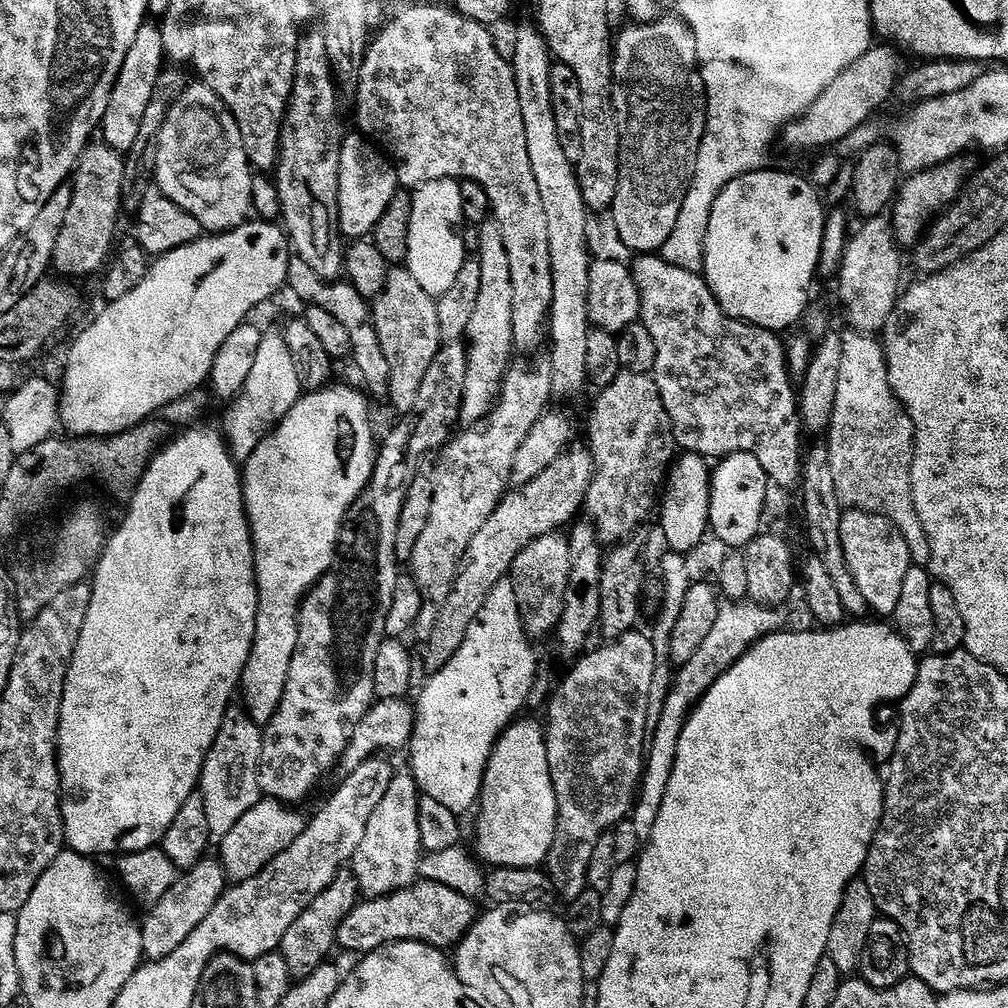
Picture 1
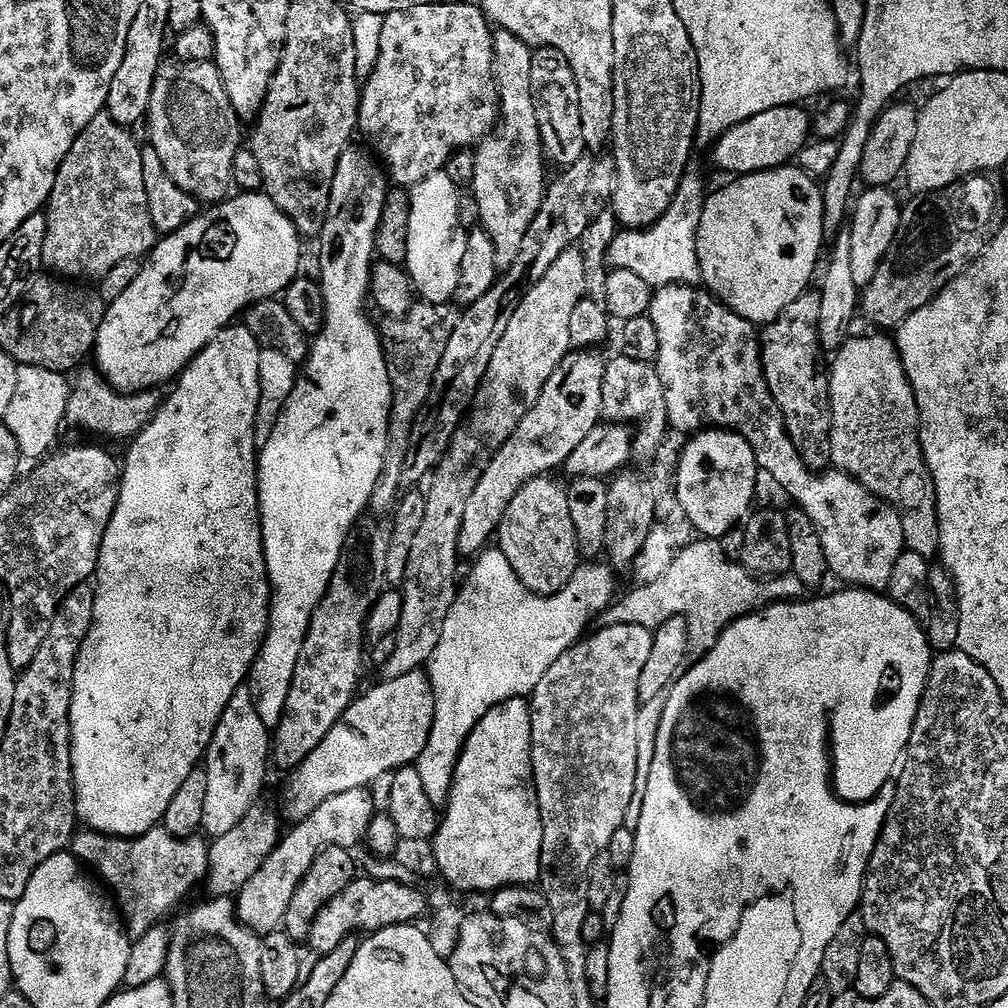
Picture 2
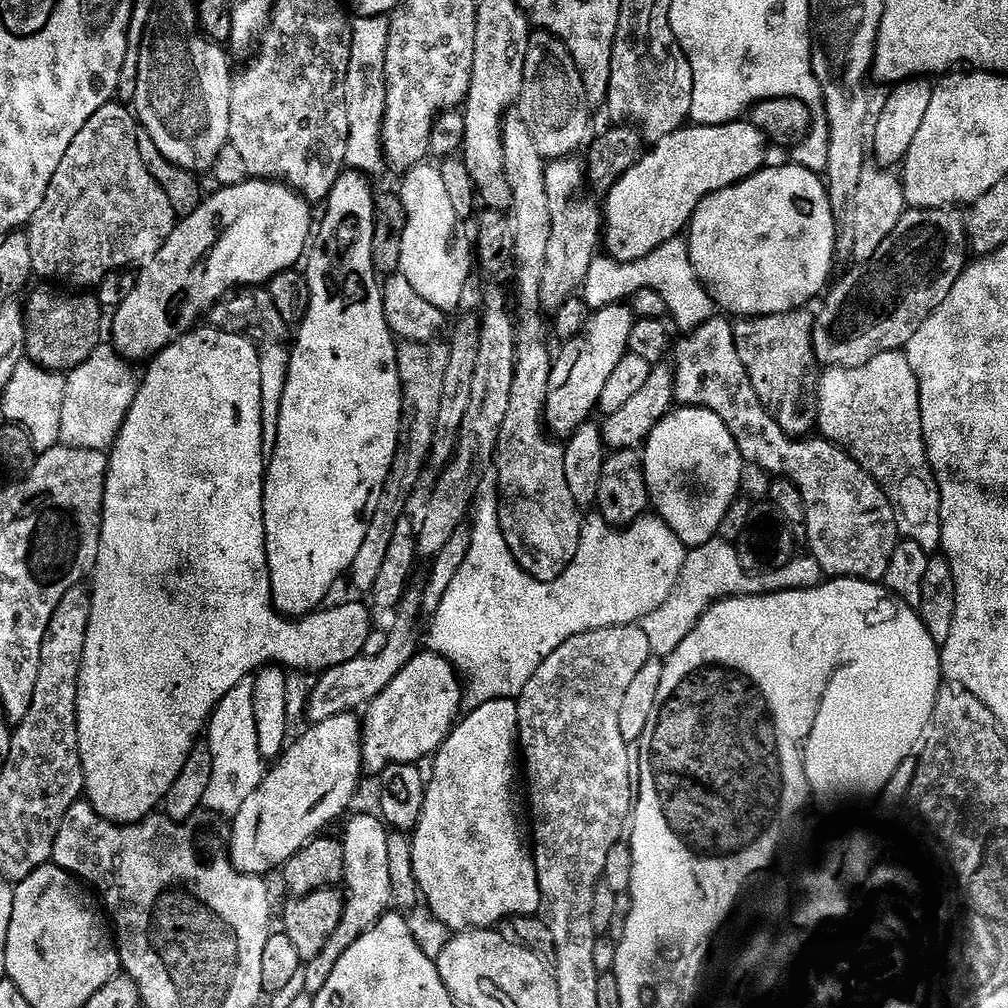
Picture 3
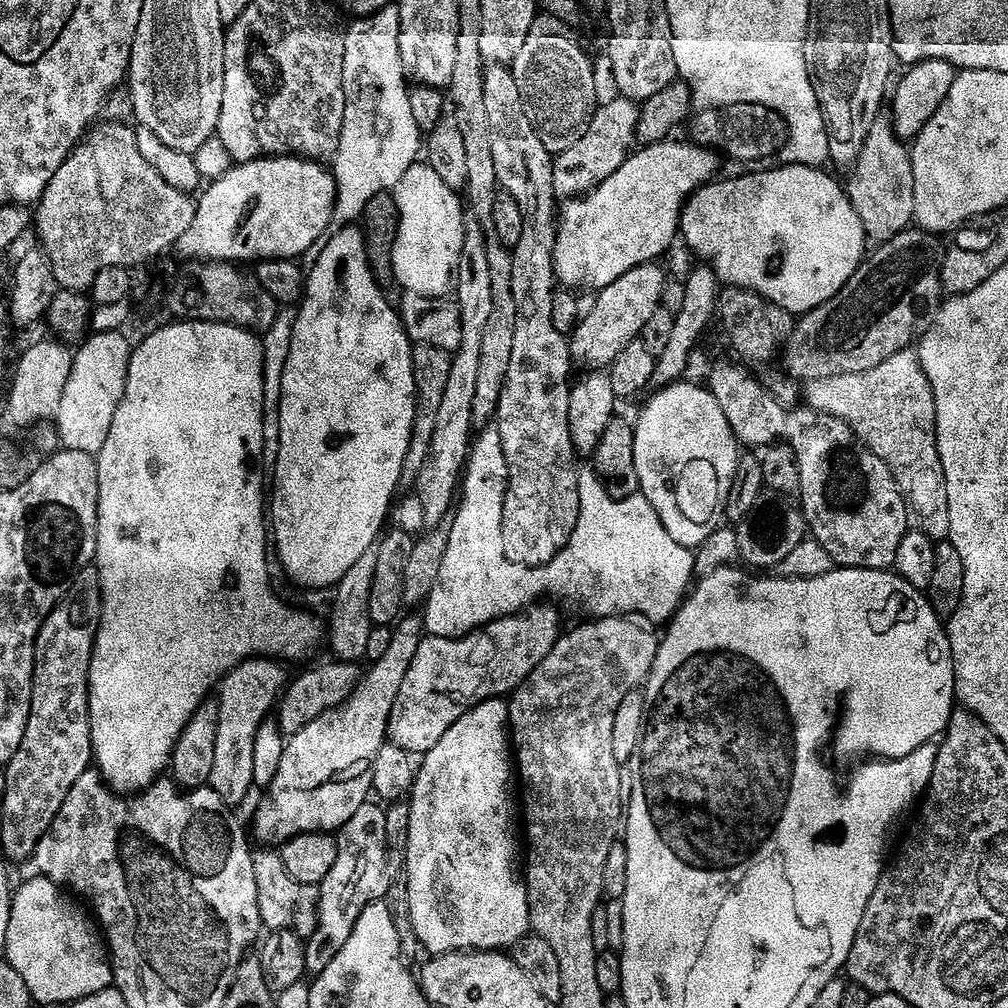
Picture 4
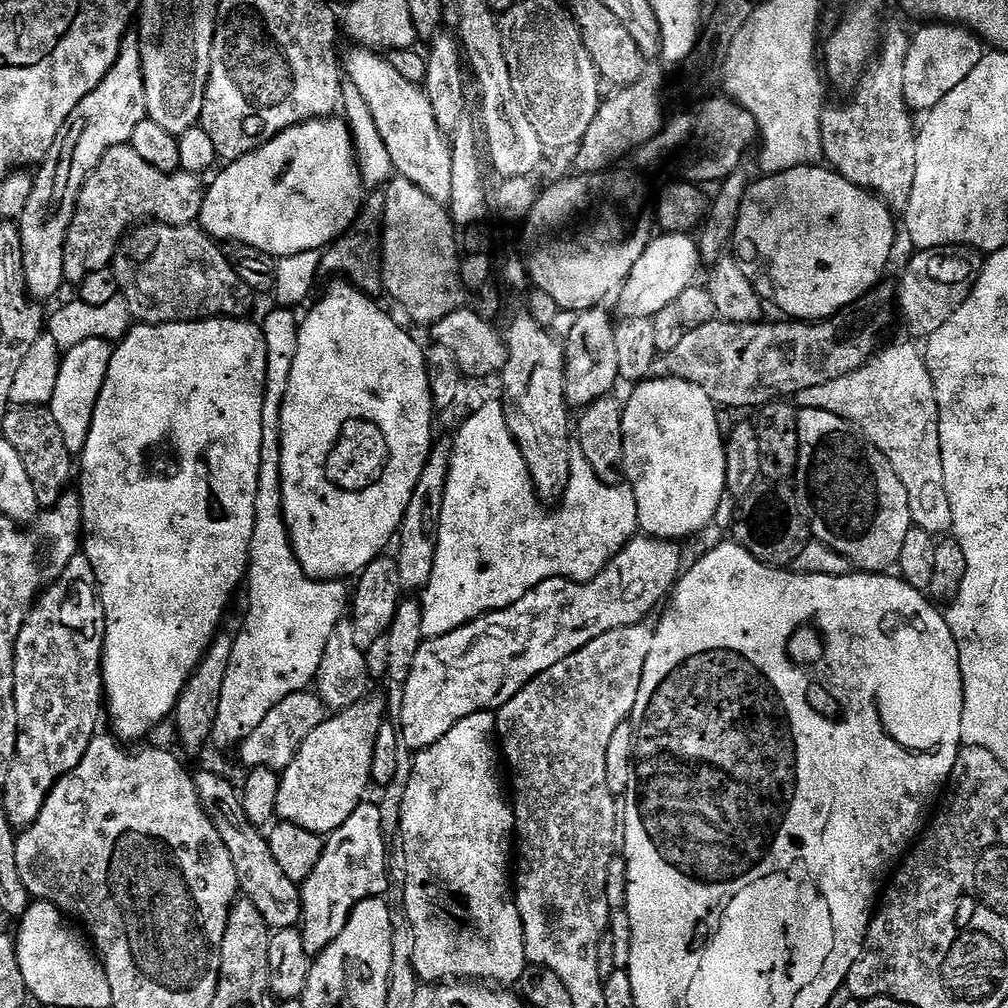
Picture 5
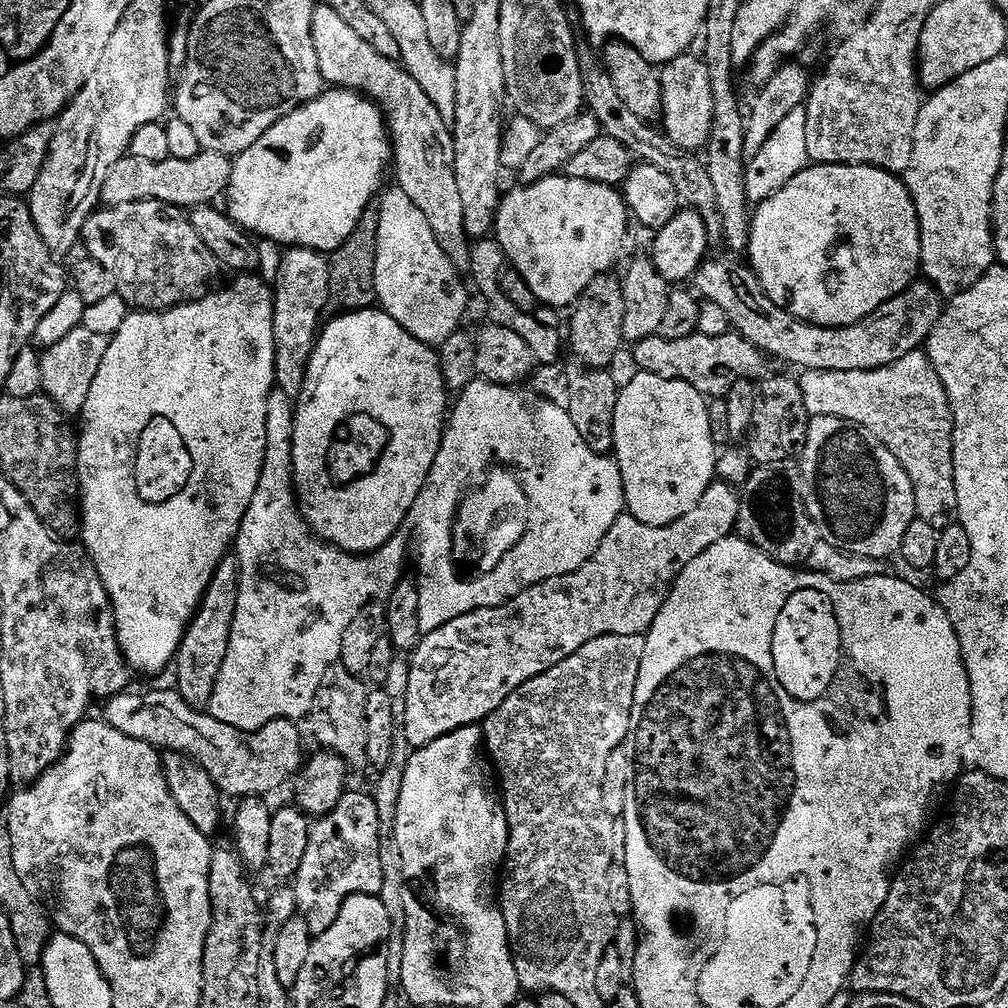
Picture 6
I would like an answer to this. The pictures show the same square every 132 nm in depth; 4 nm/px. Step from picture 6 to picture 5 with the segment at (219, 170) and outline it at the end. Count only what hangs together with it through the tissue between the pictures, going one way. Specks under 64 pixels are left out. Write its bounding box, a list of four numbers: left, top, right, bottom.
[64,144,206,286]

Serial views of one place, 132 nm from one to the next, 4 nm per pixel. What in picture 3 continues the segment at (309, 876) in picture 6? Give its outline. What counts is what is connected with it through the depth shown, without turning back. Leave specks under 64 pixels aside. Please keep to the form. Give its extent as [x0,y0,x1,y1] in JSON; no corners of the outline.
[302,815,392,994]

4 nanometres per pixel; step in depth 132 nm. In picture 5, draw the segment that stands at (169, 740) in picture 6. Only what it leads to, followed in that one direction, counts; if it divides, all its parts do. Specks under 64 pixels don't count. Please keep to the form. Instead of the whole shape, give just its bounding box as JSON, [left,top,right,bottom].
[238,691,326,769]

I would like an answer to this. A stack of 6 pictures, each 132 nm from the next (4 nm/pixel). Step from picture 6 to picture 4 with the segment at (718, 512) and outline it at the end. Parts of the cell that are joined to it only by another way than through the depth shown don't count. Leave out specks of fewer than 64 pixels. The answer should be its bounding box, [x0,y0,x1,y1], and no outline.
[388,602,562,754]

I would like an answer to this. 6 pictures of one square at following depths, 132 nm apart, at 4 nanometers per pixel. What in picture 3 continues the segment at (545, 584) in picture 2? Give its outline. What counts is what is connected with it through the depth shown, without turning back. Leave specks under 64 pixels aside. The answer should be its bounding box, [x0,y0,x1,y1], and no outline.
[494,114,582,580]

